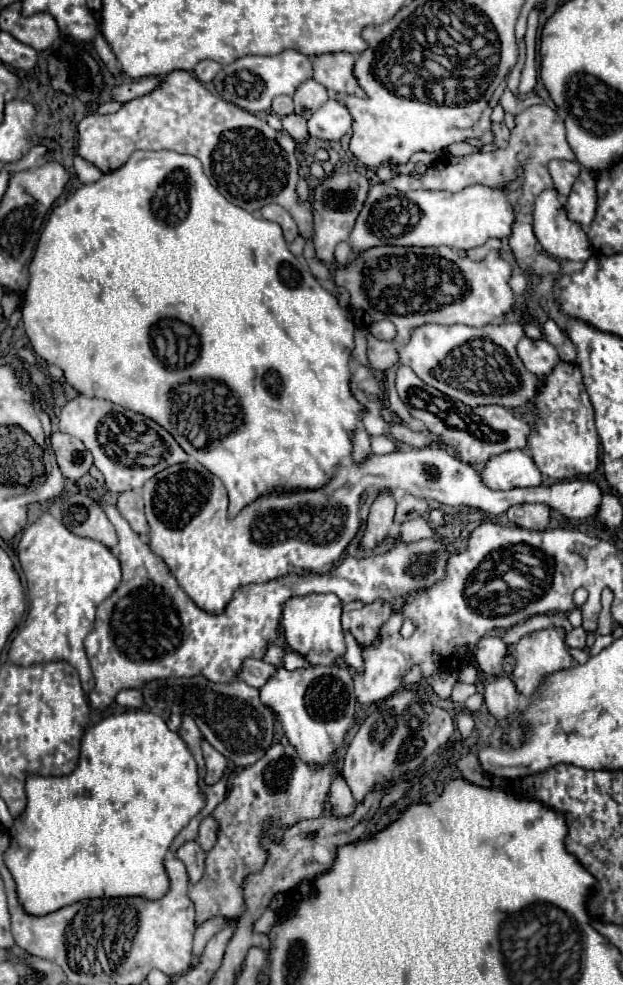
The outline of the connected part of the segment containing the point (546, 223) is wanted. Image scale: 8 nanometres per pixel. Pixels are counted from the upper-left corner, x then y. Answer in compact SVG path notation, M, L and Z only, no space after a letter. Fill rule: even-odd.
M544 190L542 194L538 194L536 202L534 202L534 234L538 238L538 242L542 244L542 248L558 258L558 260L588 260L592 256L590 252L590 244L586 238L586 232L582 230L580 224L568 220L566 216L566 208L560 202L556 190Z

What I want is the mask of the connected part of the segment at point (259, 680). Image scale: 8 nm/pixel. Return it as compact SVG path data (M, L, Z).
M248 658L242 664L242 672L238 674L238 680L244 680L246 684L250 684L254 688L260 688L260 686L264 686L268 682L268 678L274 676L274 670L276 668L272 664Z

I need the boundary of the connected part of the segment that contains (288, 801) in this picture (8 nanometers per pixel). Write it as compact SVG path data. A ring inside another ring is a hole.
M272 744L254 766L234 774L228 796L212 812L220 822L218 842L206 854L206 872L202 880L190 886L190 898L196 904L196 924L216 916L238 920L244 914L244 878L262 870L268 858L262 838L272 838L272 842L278 844L282 842L284 830L294 826L294 822L318 818L324 812L332 776L332 764L326 768L310 768L296 758L292 746L282 744Z

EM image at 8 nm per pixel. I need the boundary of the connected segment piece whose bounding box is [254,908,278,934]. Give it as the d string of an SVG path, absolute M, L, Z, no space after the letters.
M268 908L256 922L254 922L254 932L262 932L262 934L268 934L270 930L272 930L272 926L274 926L274 922L276 922L278 918L276 918L276 914Z

